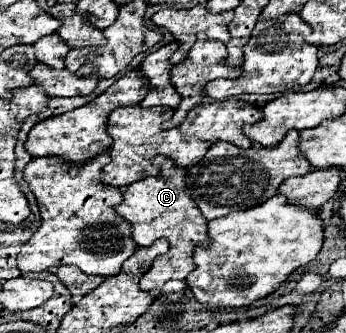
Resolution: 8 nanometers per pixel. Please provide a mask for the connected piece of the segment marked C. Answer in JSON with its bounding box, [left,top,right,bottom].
[115,167,209,295]

